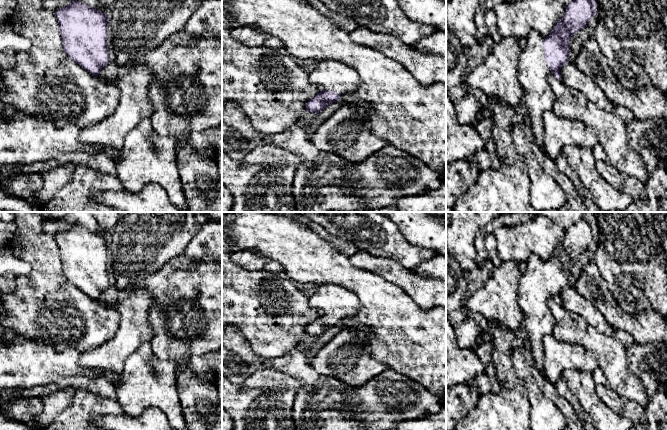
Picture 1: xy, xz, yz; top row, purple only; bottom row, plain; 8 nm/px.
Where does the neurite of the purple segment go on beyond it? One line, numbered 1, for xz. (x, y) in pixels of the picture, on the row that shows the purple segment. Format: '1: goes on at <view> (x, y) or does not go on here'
1: goes on at xz (333, 75)

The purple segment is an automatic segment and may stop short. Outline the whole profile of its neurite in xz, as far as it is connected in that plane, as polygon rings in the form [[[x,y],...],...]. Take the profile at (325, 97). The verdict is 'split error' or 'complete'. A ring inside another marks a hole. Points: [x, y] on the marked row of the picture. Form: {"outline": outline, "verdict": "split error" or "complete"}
{"outline": [[[324,60],[308,71],[309,82],[322,90],[305,105],[307,112],[317,114],[328,105],[340,100],[340,96],[359,88],[358,72],[337,60]]], "verdict": "split error"}

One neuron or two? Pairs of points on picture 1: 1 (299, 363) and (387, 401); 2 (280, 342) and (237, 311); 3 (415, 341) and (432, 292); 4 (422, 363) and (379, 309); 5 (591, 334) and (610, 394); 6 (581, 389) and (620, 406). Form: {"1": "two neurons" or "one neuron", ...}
{"1": "one neuron", "2": "one neuron", "3": "two neurons", "4": "one neuron", "5": "two neurons", "6": "two neurons"}

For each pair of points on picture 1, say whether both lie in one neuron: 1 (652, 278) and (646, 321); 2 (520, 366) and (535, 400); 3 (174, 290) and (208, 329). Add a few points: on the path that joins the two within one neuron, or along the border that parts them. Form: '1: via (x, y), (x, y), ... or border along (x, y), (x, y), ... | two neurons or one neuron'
1: border along (656, 310), (645, 308), (636, 313), (625, 313) | two neurons
2: via (523, 374), (534, 392) | one neuron
3: via (184, 300), (200, 319) | one neuron

